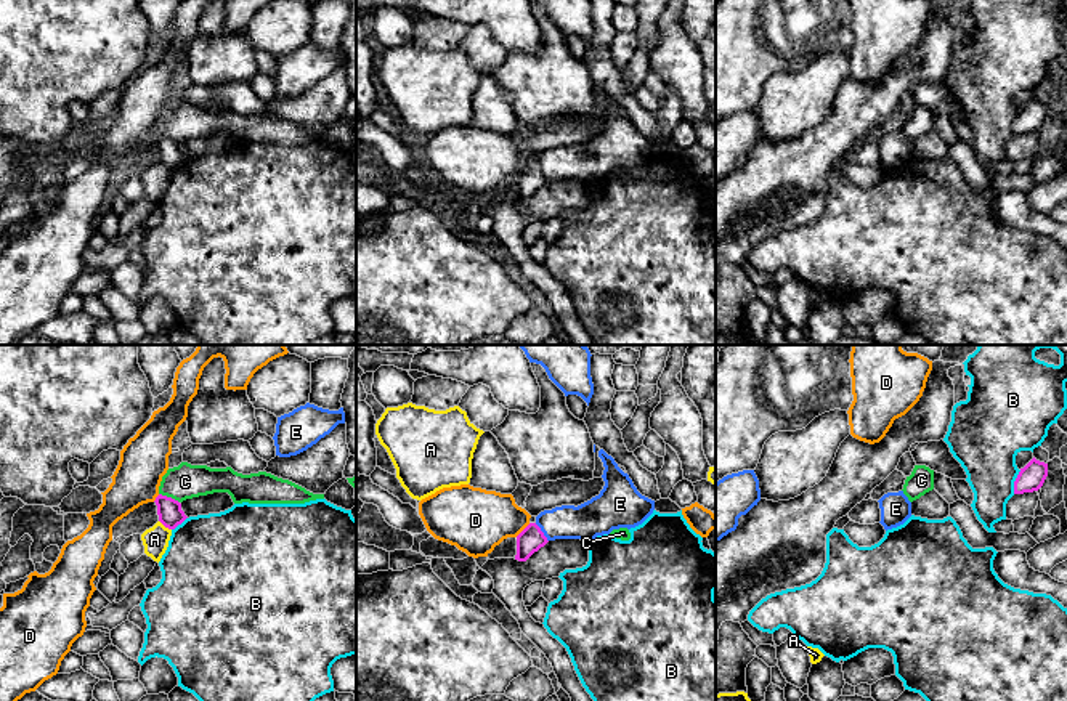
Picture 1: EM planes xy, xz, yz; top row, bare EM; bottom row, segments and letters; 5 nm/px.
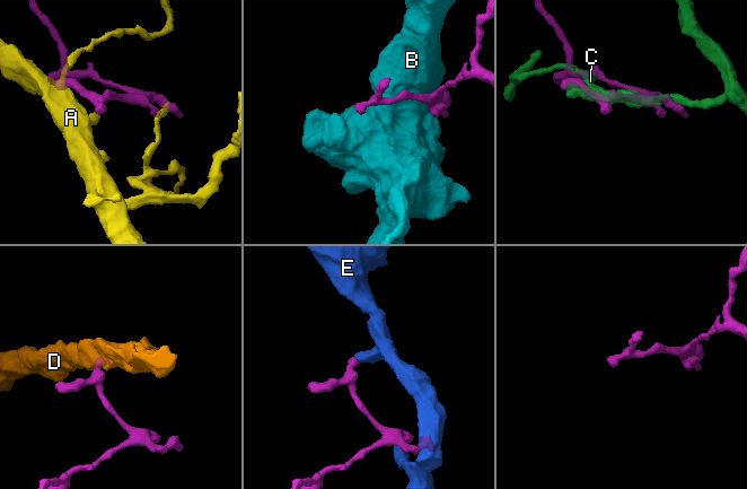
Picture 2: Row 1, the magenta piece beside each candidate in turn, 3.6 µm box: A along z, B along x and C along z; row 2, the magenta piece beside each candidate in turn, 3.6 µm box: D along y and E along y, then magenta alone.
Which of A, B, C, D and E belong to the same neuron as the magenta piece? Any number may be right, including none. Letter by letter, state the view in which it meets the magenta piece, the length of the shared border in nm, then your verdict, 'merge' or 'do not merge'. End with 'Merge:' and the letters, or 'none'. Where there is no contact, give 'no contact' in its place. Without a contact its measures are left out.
A: contact in xy; length 80 nm; do not merge
B: contact in yz; length 130 nm; do not merge
C: contact in xy; length 120 nm; do not merge
D: contact in xz; length 100 nm; do not merge
E: contact in xz; length 120 nm; do not merge
Merge: none

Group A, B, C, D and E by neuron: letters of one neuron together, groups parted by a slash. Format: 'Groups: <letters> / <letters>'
Groups: A / B / C / D / E

